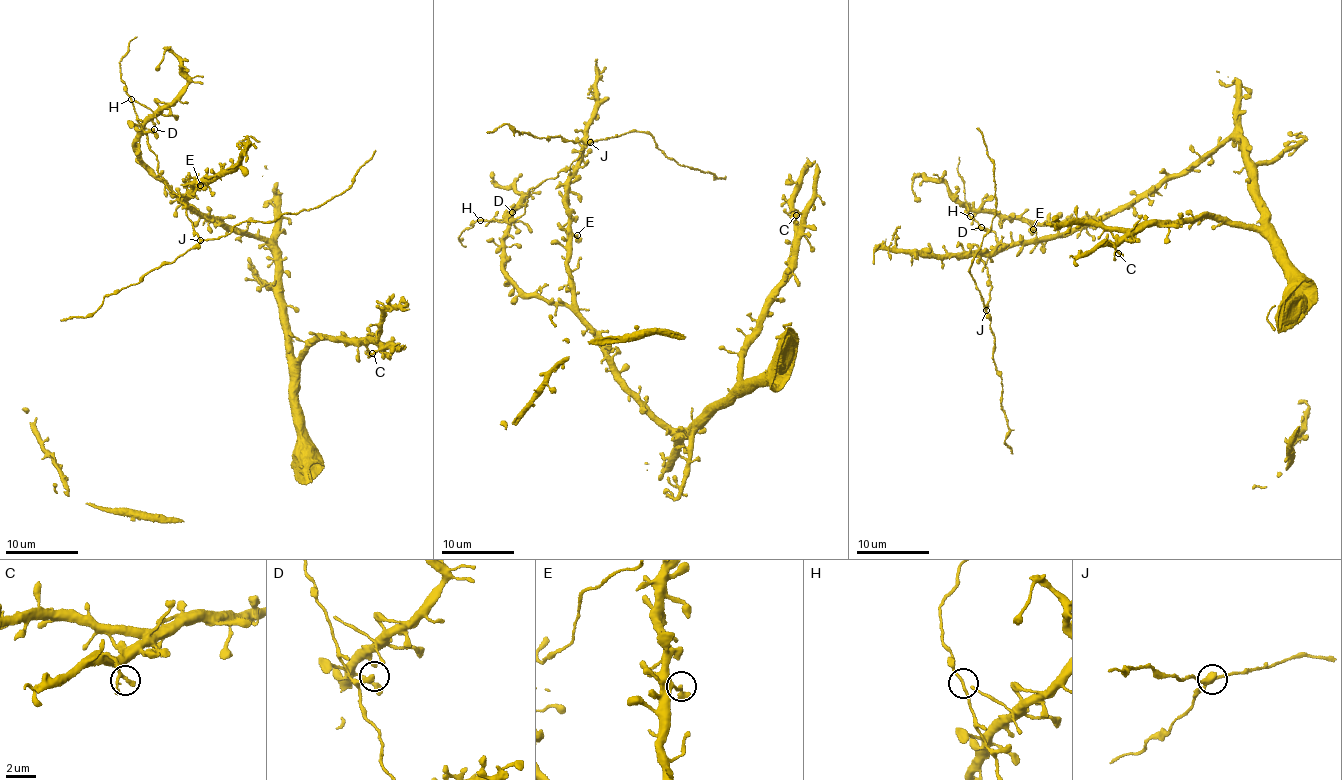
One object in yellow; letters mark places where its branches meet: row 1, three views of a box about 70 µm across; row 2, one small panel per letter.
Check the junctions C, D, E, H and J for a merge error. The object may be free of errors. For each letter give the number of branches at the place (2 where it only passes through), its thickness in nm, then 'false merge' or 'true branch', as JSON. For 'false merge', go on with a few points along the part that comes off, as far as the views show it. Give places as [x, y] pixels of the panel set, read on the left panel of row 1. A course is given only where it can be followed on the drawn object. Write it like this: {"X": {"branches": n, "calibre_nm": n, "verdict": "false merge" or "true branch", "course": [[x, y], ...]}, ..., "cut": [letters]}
{"C": {"branches": 2, "calibre_nm": 240, "verdict": "true branch"}, "D": {"branches": 2, "calibre_nm": 240, "verdict": "true branch"}, "E": {"branches": 2, "calibre_nm": 220, "verdict": "true branch"}, "H": {"branches": 3, "calibre_nm": 140, "verdict": "true branch"}, "J": {"branches": 3, "calibre_nm": 240, "verdict": "false merge", "course": [[199, 240], [219, 239], [243, 222], [269, 222], [317, 208], [349, 187], [351, 179], [375, 149]]}, "cut": ["J"]}

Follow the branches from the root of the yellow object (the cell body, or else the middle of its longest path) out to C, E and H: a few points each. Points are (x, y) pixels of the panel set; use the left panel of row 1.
C: (230, 226), (267, 240), (273, 253), (291, 362), (314, 335), (364, 336), (378, 345), (372, 353)
E: (230, 226), (221, 217), (216, 218), (194, 207), (186, 207), (185, 196), (200, 185)
H: (230, 226), (218, 215), (199, 214), (153, 178), (139, 158), (135, 145), (155, 111), (131, 99)

